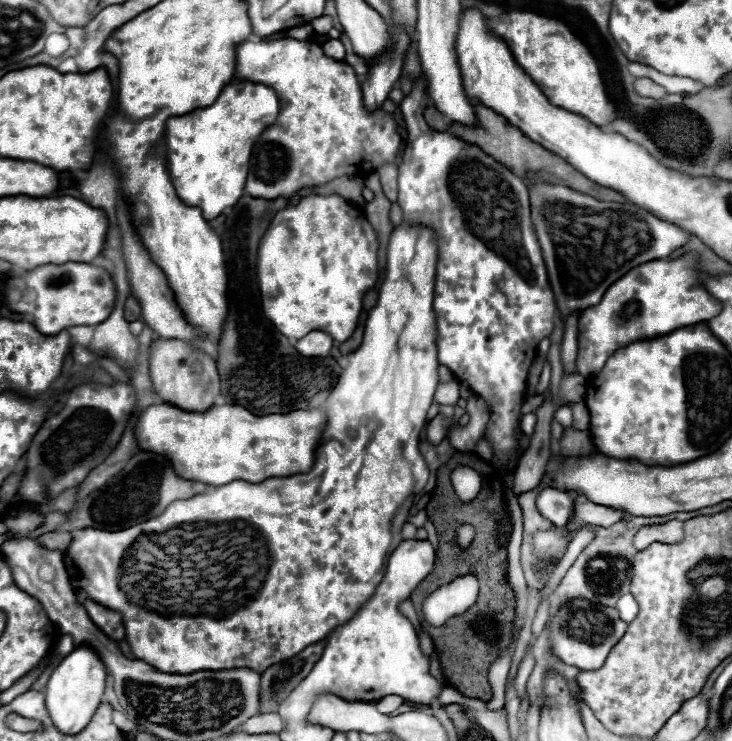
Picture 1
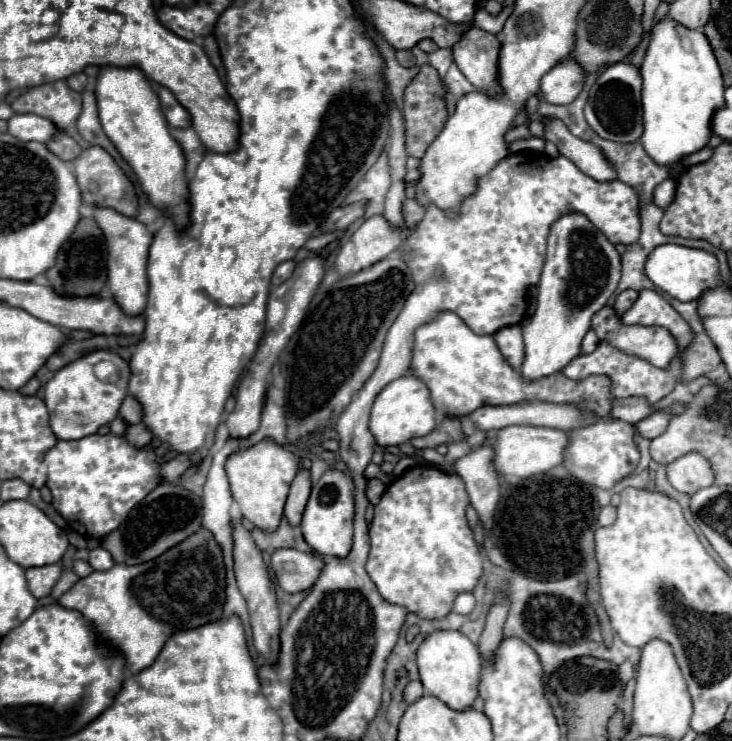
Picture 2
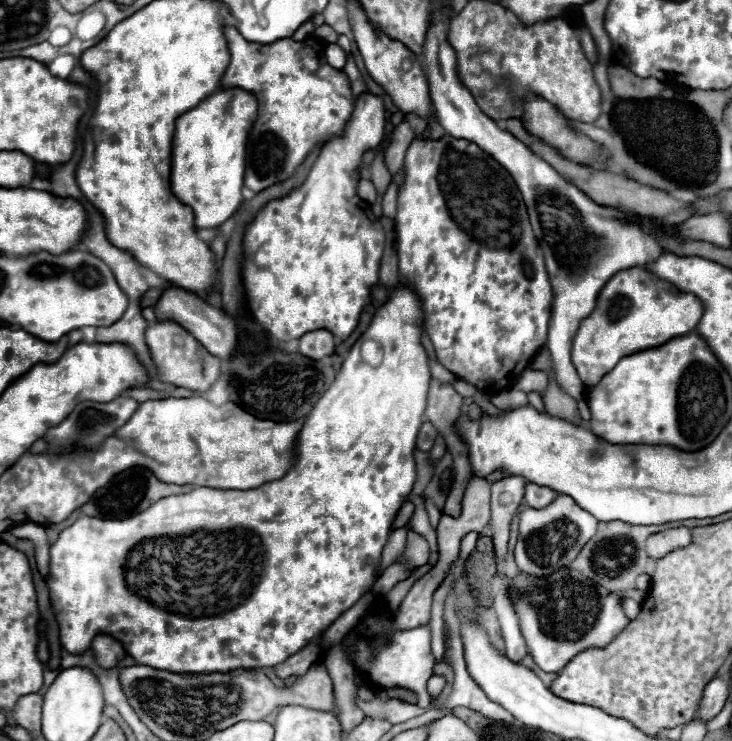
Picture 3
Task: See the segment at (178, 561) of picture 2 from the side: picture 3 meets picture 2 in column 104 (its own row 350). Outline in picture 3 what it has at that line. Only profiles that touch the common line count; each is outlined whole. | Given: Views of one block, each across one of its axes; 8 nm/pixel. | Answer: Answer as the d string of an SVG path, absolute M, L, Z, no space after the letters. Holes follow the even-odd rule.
M642 268L620 270L604 284L596 298L594 310L582 318L570 350L572 364L584 388L594 388L618 364L620 358L660 346L696 328L698 320L702 318L702 304L698 298L684 296L682 292L674 290L676 288L670 282L660 280Z

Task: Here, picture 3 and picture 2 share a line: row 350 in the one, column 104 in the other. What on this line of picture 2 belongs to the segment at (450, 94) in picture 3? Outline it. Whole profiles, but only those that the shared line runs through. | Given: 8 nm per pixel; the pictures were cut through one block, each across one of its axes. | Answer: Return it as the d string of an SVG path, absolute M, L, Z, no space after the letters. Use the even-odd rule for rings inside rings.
M96 548L96 550L90 550L88 564L90 564L94 570L110 570L110 568L114 566L114 560L112 560L110 552L106 552L104 548Z

